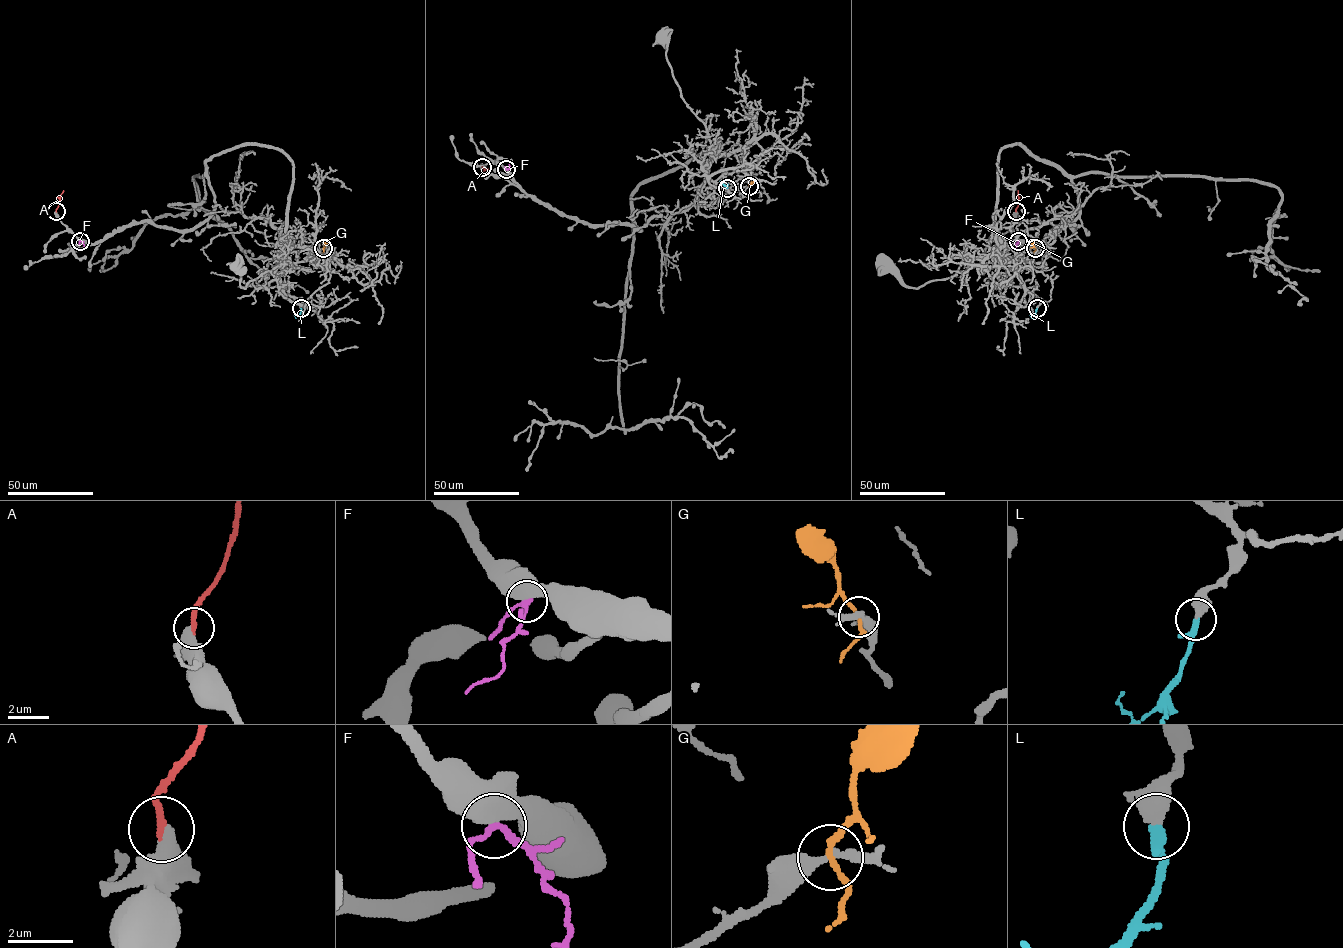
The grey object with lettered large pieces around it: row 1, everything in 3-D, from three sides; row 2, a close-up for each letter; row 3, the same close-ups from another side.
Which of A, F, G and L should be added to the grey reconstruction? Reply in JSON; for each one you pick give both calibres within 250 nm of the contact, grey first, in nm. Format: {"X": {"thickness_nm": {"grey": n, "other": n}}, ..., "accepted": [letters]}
{"L": {"thickness_nm": {"grey": 480, "other": 240}}, "accepted": ["L"]}

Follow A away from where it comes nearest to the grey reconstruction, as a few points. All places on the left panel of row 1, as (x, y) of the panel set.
A: (56, 211), (63, 190)

